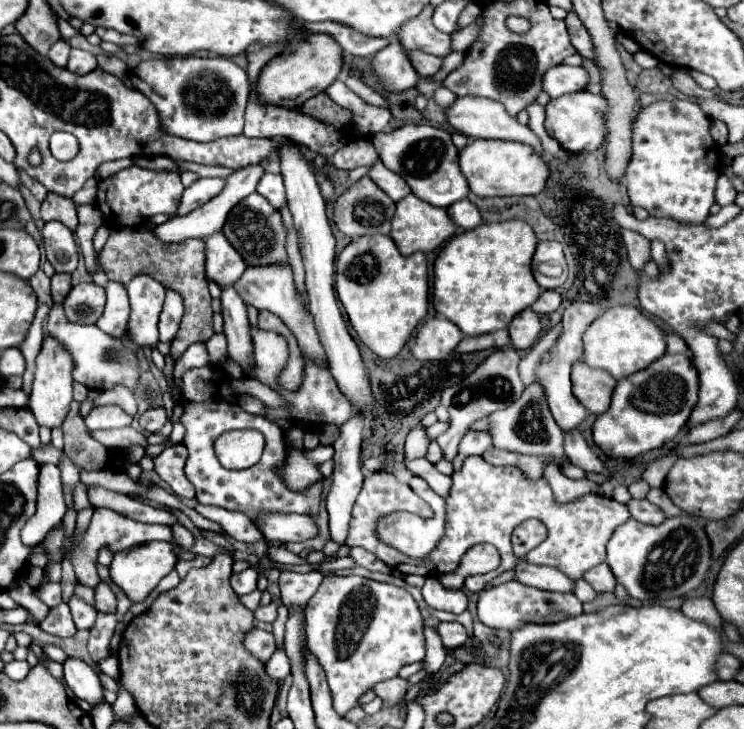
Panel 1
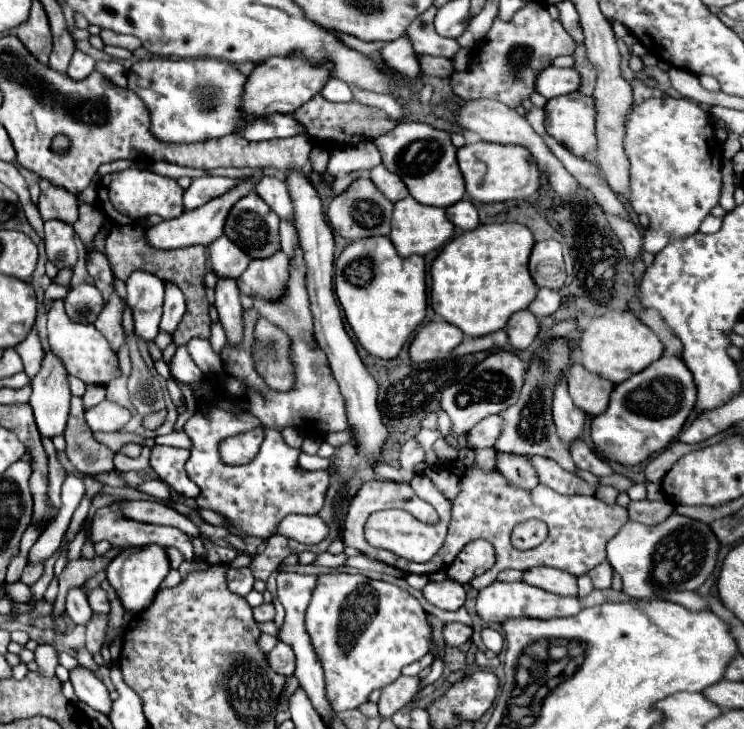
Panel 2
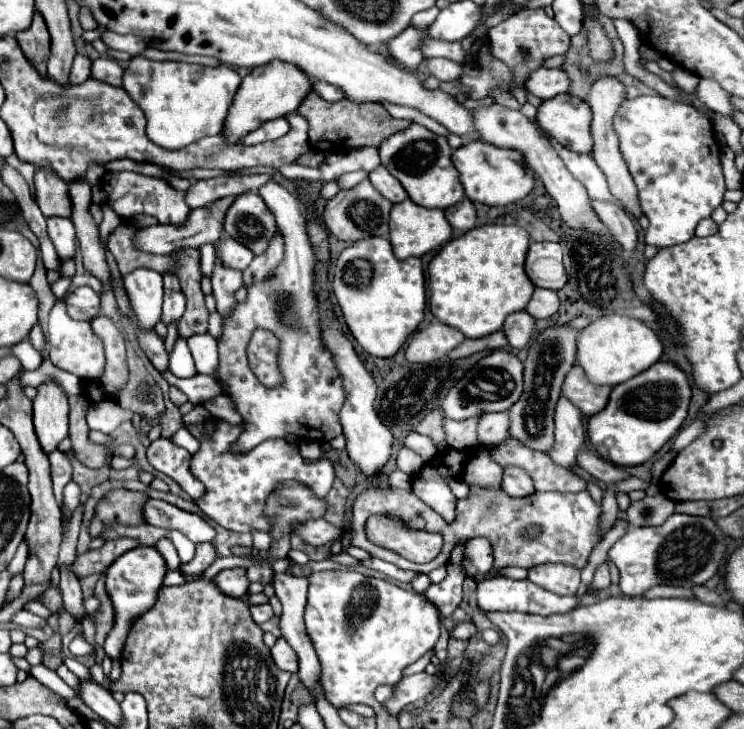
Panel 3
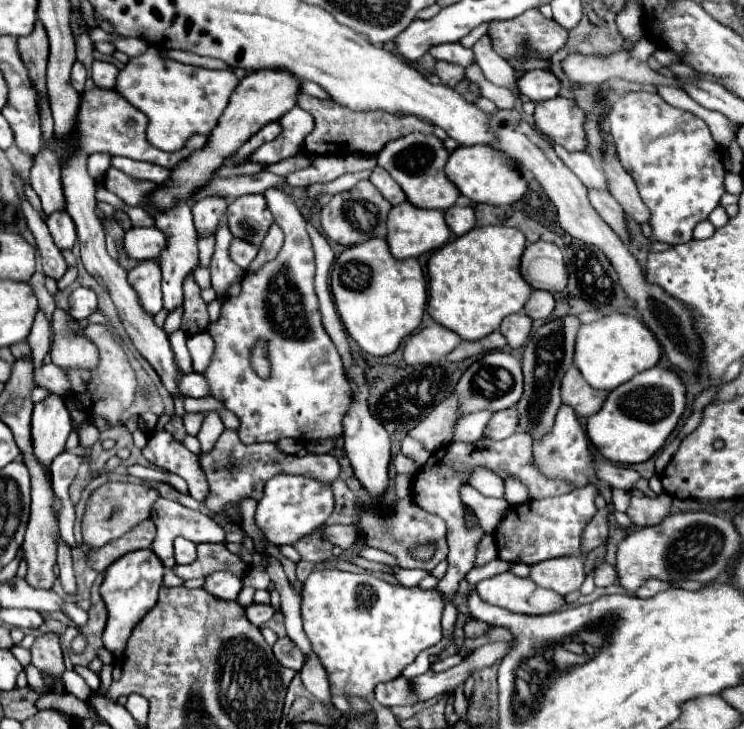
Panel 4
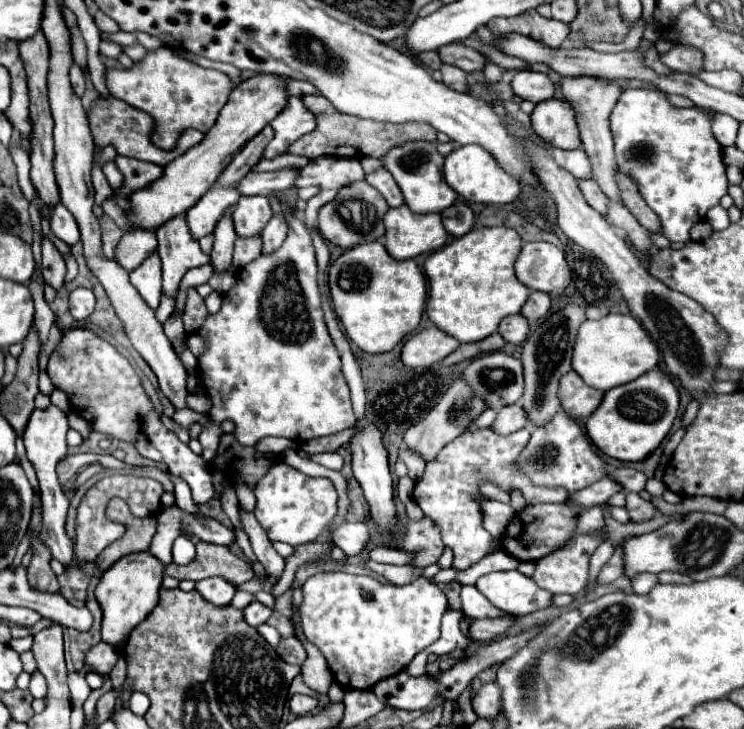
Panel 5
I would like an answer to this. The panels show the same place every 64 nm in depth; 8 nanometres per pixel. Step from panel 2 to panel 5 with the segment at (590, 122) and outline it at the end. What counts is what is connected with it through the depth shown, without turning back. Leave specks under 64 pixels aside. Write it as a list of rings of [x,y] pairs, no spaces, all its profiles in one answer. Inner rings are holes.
[[[566,100],[538,102],[532,112],[532,130],[550,146],[576,150],[582,146],[576,112]]]

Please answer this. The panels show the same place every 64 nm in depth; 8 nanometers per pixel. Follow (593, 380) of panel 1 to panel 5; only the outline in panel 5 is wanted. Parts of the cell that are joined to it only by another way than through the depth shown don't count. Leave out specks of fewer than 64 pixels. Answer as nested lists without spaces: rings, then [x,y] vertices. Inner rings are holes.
[[[570,370],[562,380],[560,380],[560,390],[558,390],[558,398],[562,402],[562,408],[572,416],[572,418],[588,418],[594,408],[600,406],[604,392],[598,392],[594,388],[590,388],[588,384],[584,384],[584,380],[580,380],[580,376]]]

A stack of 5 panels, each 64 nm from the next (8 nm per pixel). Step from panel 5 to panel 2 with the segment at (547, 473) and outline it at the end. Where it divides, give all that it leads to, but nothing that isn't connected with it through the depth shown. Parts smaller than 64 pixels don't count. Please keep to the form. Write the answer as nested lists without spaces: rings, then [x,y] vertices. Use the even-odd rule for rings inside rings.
[[[562,376],[556,382],[554,388],[554,398],[552,398],[552,416],[554,424],[558,428],[558,436],[566,446],[570,446],[582,432],[586,414],[574,406],[570,394],[568,394],[568,382],[566,376]]]

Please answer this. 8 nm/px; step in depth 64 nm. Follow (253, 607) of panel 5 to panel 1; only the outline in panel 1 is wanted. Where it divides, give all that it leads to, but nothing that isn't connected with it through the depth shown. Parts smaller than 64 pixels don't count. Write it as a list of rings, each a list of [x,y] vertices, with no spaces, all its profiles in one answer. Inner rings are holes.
[[[272,602],[272,604],[268,604],[268,606],[260,606],[256,612],[254,612],[254,616],[258,618],[258,620],[262,620],[262,622],[274,622],[276,620],[276,616],[278,616],[278,604],[276,602]]]

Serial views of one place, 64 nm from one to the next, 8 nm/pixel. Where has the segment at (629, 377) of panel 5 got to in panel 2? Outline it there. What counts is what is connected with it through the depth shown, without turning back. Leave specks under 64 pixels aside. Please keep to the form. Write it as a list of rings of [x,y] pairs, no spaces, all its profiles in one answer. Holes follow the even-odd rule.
[[[616,310],[612,314],[594,318],[588,324],[588,328],[584,330],[584,334],[580,338],[580,350],[582,350],[582,366],[586,370],[600,374],[600,376],[612,380],[614,384],[618,384],[618,382],[626,380],[628,376],[644,370],[652,362],[656,362],[664,352],[664,344],[632,312]]]

